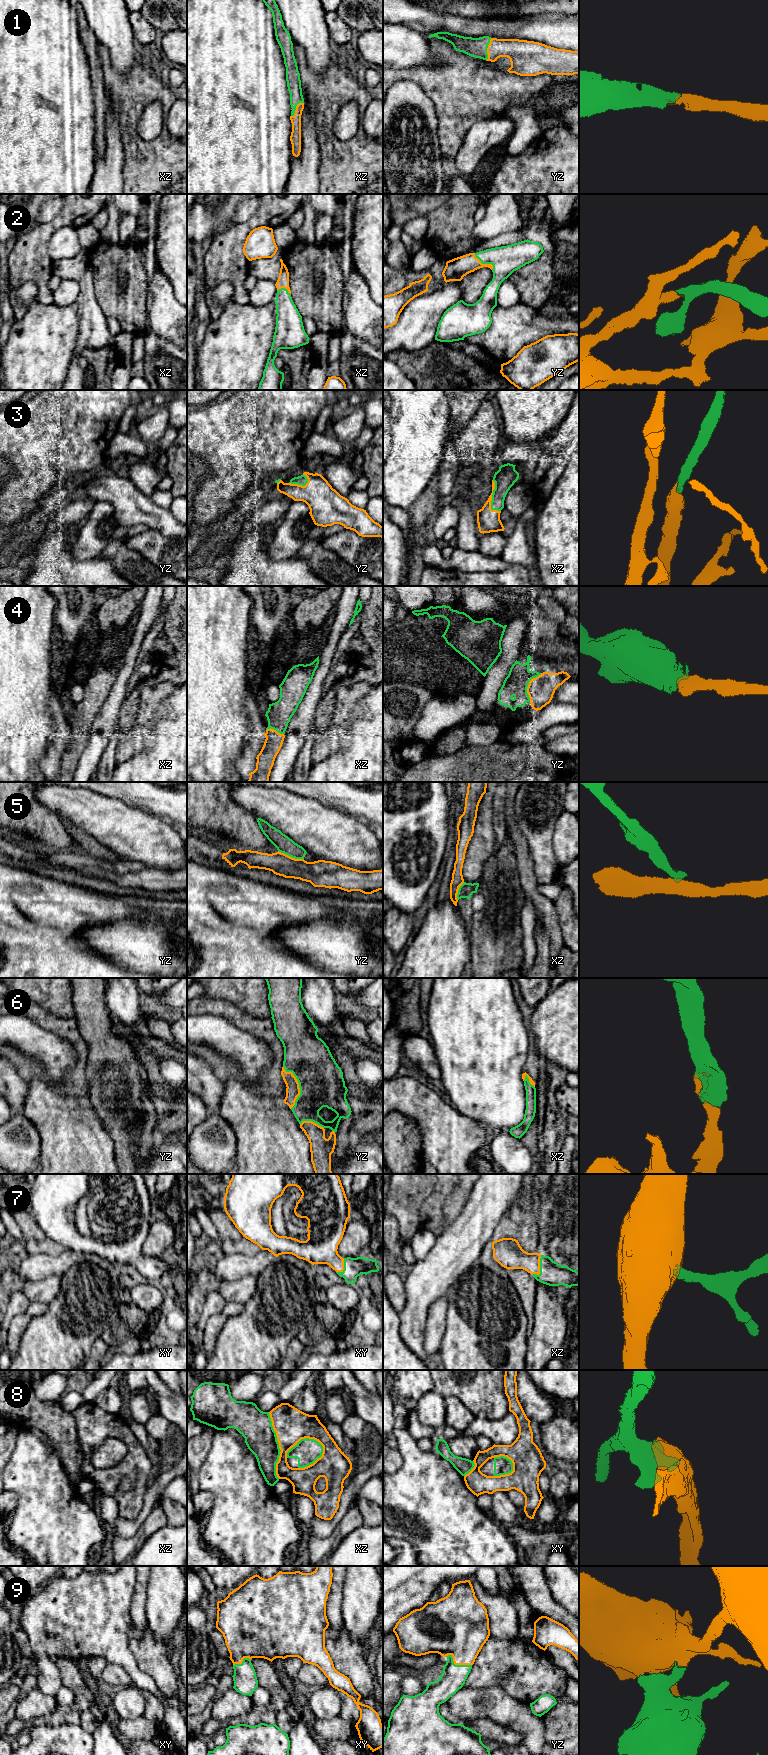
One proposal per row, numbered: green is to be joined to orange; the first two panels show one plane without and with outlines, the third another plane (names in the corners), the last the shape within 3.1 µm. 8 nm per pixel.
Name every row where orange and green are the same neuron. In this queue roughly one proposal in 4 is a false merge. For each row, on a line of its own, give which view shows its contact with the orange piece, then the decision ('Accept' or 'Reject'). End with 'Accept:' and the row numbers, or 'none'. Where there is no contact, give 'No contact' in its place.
1: Touches orange in yz. Accept
2: Touches orange in yz. Accept
3: Touches orange in xz. Accept
4: Touches orange in yz. Accept
5: Touches orange in yz. Reject
6: Touches orange in yz. Accept
7: Touches orange in xz. Accept
8: Touches orange in xz. Reject
9: Touches orange in yz. Accept
Accept: 1, 2, 3, 4, 6, 7, 9

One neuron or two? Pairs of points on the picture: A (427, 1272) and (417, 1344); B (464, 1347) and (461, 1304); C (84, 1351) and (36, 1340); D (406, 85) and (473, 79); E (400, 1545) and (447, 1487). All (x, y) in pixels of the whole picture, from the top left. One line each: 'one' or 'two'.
A: one
B: one
C: one
D: two
E: two

